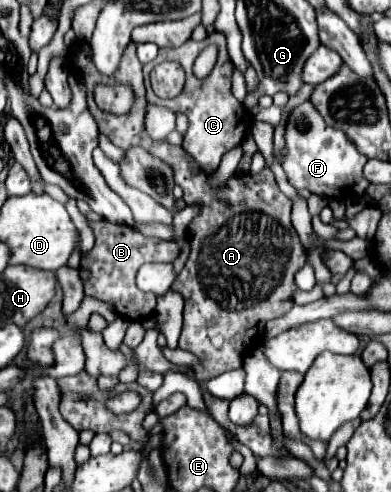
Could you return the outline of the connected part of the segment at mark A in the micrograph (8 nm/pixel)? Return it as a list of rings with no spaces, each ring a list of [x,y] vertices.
[[[131,41],[123,53],[121,67],[115,75],[115,83],[129,85],[133,89],[135,101],[129,113],[117,117],[111,113],[103,113],[93,99],[95,85],[111,85],[107,77],[101,77],[91,63],[91,49],[87,43],[75,45],[71,55],[71,67],[75,67],[87,85],[87,103],[95,121],[103,135],[123,151],[131,147],[143,147],[153,157],[159,157],[173,169],[175,183],[183,189],[183,199],[187,205],[201,203],[201,213],[193,219],[187,231],[187,239],[191,245],[187,263],[183,271],[173,281],[171,289],[181,293],[185,299],[183,309],[183,331],[179,339],[179,349],[191,351],[199,363],[191,365],[191,371],[201,387],[203,401],[207,413],[219,421],[221,427],[231,431],[235,439],[247,445],[255,457],[275,457],[279,451],[273,447],[269,417],[257,415],[251,425],[239,427],[229,421],[227,409],[229,401],[213,397],[203,383],[209,379],[243,365],[243,359],[249,351],[253,351],[265,335],[265,325],[271,319],[283,317],[293,307],[293,293],[297,291],[295,273],[305,265],[305,247],[301,245],[297,231],[291,225],[291,199],[285,197],[271,173],[269,167],[263,167],[257,175],[253,173],[235,173],[223,187],[211,187],[209,179],[213,171],[203,171],[191,155],[183,147],[169,145],[167,141],[153,141],[145,127],[145,87],[141,75],[141,63],[135,55],[135,43]]]

